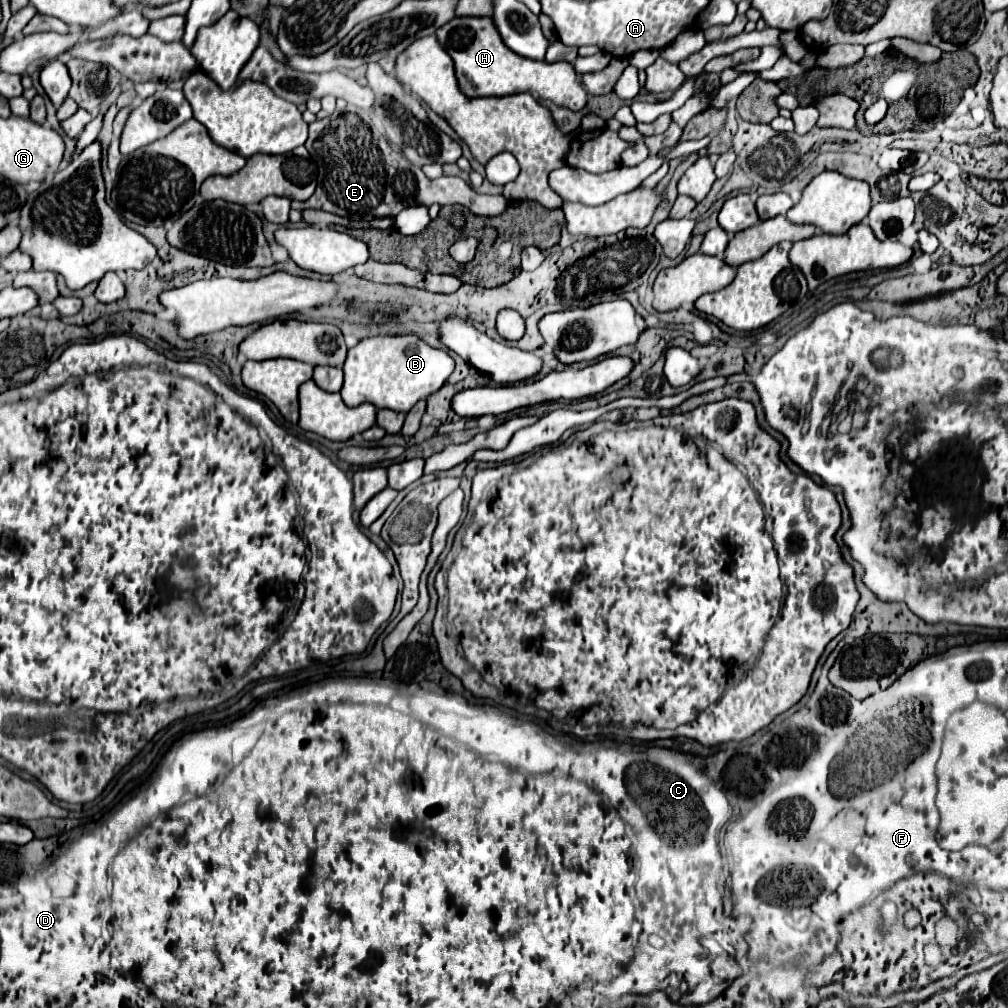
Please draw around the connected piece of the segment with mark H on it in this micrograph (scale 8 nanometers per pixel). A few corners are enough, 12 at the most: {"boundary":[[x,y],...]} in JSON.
{"boundary":[[492,18],[436,30],[470,98],[530,92],[582,110],[568,62],[506,48]]}

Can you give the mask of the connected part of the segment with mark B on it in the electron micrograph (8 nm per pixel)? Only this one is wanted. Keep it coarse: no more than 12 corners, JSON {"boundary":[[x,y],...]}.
{"boundary":[[414,334],[348,350],[346,406],[406,414],[454,360]]}

